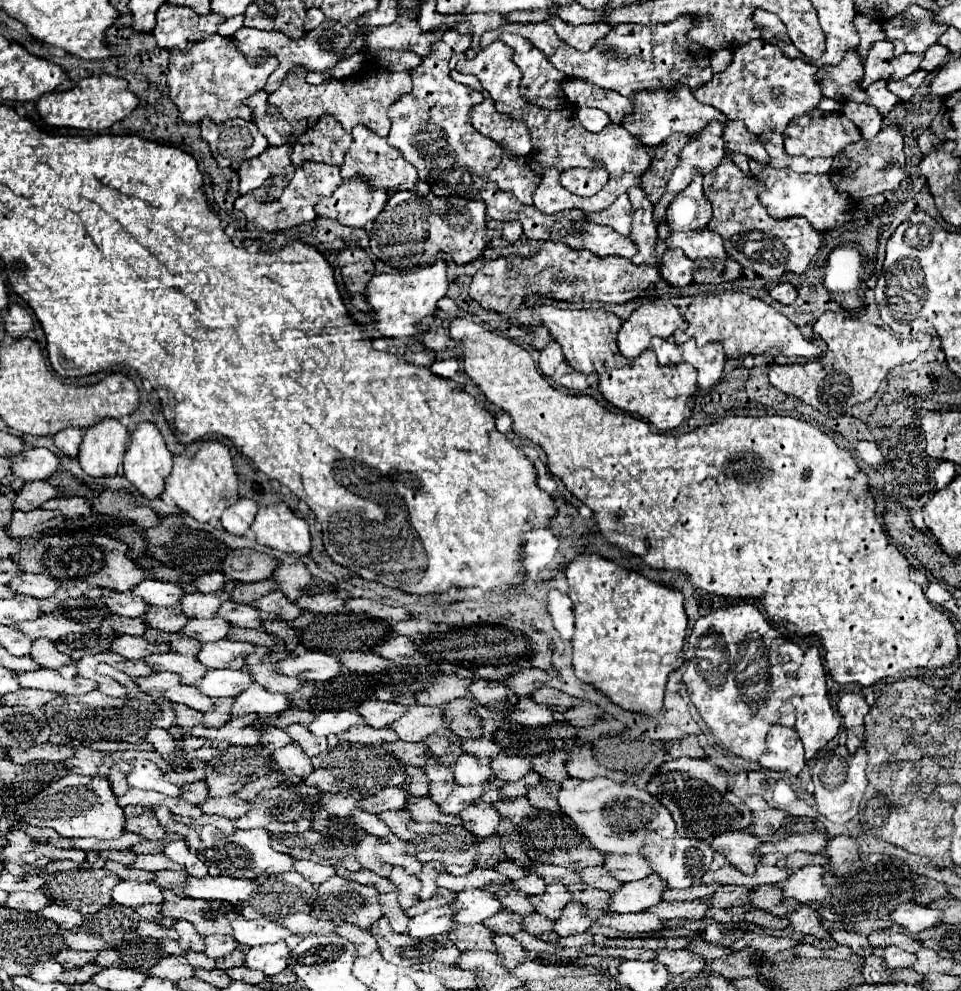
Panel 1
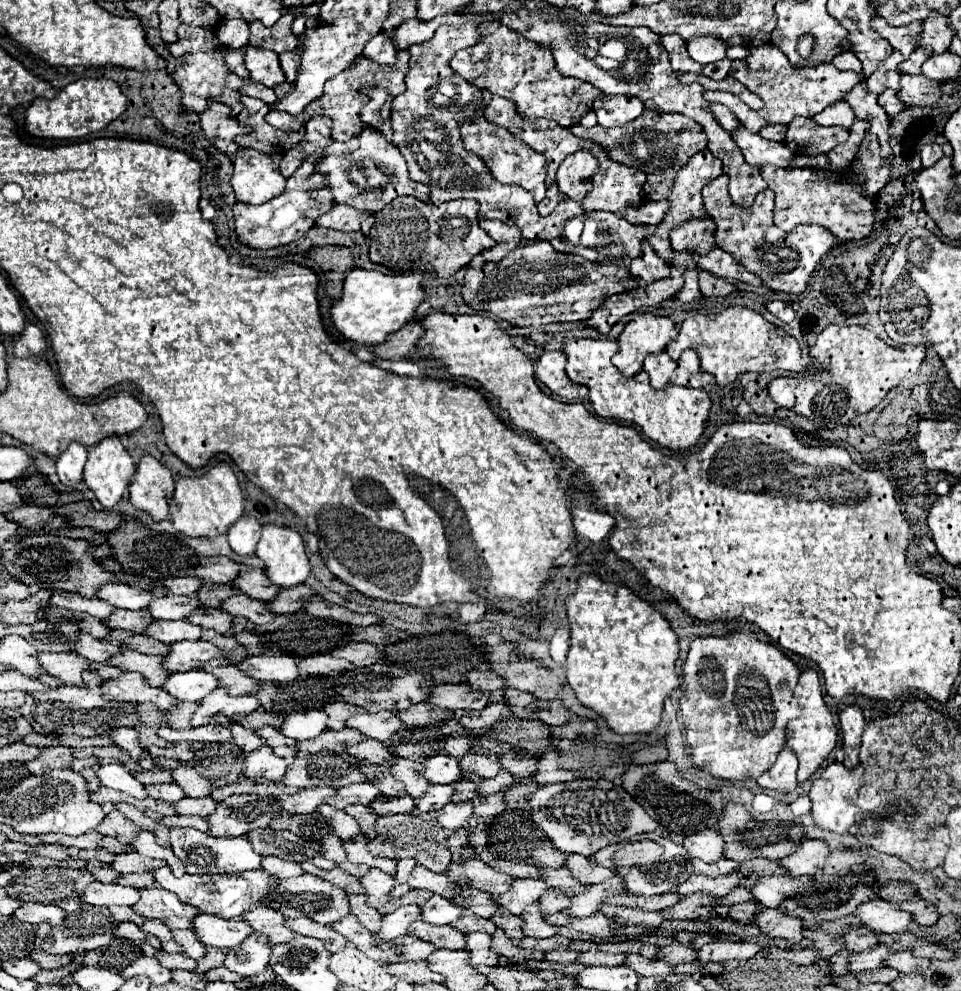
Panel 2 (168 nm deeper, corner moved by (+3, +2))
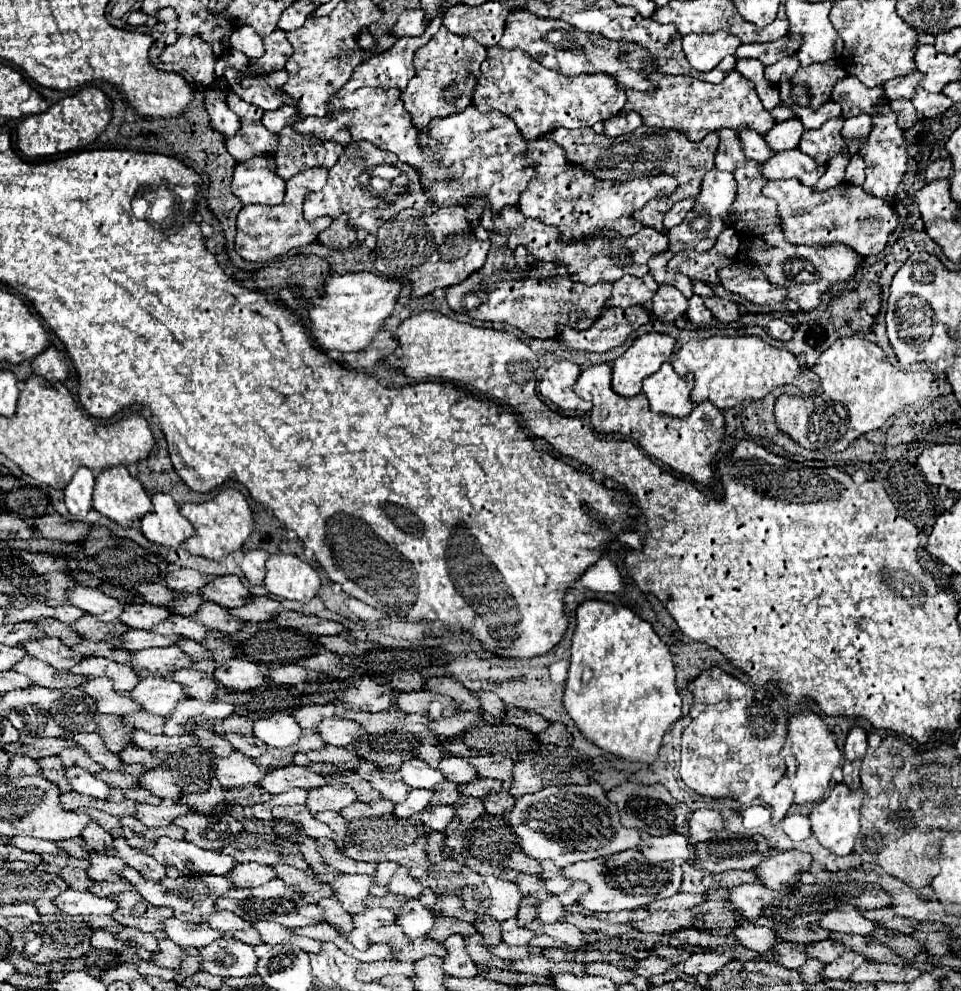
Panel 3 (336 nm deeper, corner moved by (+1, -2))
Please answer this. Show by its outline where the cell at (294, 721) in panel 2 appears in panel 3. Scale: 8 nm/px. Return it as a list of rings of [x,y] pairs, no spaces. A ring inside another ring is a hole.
[[[277,712],[269,718],[257,720],[253,726],[253,734],[269,746],[285,748],[299,742],[299,738],[303,736],[303,728],[291,714]]]

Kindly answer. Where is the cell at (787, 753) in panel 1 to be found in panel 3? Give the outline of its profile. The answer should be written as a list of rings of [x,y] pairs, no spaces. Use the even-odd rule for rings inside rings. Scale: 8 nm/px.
[[[785,774],[783,780],[779,780],[773,788],[765,790],[761,798],[763,798],[763,802],[767,802],[771,806],[773,820],[779,822],[787,814],[791,804],[793,804],[793,790],[789,786],[789,776]]]

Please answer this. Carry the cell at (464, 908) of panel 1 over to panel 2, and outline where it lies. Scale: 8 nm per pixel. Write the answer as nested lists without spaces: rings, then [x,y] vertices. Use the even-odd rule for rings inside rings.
[[[433,894],[423,906],[423,920],[433,924],[433,926],[443,926],[443,924],[451,924],[459,914],[463,914],[463,908],[459,904],[455,904],[453,900],[441,898],[439,894]]]

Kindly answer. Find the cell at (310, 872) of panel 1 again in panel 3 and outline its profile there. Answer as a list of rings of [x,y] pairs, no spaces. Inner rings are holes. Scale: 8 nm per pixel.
[[[239,864],[237,870],[233,870],[229,876],[233,876],[233,880],[237,880],[239,888],[253,888],[253,886],[261,886],[269,880],[275,880],[275,868],[271,866],[263,866],[263,864]]]

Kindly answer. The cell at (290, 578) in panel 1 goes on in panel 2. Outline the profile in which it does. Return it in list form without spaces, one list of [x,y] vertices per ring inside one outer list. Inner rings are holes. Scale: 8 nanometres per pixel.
[[[249,566],[241,568],[237,578],[231,582],[231,586],[237,588],[241,594],[245,594],[245,596],[249,596],[253,600],[261,600],[261,602],[273,600],[273,596],[281,590],[279,586],[273,586],[269,582],[265,570],[249,568]]]

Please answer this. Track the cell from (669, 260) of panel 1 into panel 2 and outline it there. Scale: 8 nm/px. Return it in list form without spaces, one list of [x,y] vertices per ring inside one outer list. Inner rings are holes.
[[[685,270],[683,278],[685,278],[685,286],[683,286],[683,288],[681,288],[681,292],[677,294],[677,298],[679,298],[681,302],[691,304],[691,302],[695,302],[695,300],[699,300],[699,298],[701,298],[699,282],[697,282],[697,272],[695,272],[695,270]]]

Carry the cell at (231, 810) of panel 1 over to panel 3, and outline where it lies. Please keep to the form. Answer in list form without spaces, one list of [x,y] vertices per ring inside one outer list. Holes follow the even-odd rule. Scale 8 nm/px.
[[[163,802],[161,806],[151,806],[151,804],[139,804],[137,806],[137,820],[141,820],[145,826],[167,826],[173,824],[175,818],[187,816],[193,810],[187,804],[177,804],[177,802]]]

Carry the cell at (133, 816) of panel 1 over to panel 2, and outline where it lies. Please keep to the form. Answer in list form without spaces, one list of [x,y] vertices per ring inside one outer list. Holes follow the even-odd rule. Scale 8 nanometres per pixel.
[[[115,808],[109,810],[105,814],[105,818],[99,822],[99,828],[95,828],[99,834],[105,834],[105,836],[113,836],[119,840],[119,844],[129,844],[137,832],[141,828],[137,828],[131,820],[127,820],[123,814],[119,814]]]

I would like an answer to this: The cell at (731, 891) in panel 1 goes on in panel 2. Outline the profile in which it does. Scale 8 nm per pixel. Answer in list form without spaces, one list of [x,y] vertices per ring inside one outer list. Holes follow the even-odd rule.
[[[691,894],[681,898],[675,906],[663,910],[667,920],[697,920],[709,914],[715,906],[715,898],[709,894]]]

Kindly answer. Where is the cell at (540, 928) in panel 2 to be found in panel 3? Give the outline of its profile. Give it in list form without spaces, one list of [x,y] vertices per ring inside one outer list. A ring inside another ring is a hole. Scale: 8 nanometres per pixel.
[[[517,918],[505,920],[501,924],[501,928],[503,928],[503,942],[507,942],[511,946],[525,946],[525,944],[529,944],[535,938],[535,932],[519,926]]]

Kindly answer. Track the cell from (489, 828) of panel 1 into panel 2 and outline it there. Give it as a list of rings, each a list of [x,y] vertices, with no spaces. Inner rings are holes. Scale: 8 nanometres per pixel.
[[[449,802],[445,804],[437,814],[437,822],[445,828],[445,830],[457,830],[461,826],[465,826],[467,818],[473,814],[473,804],[471,802]]]

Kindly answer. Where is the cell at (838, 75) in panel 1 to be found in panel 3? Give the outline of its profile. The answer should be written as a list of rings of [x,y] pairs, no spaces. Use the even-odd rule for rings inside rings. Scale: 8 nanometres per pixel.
[[[885,102],[877,106],[877,112],[875,112],[875,116],[871,114],[871,120],[873,120],[873,130],[869,134],[869,140],[859,150],[861,158],[867,164],[867,170],[865,170],[867,178],[865,178],[863,188],[865,188],[865,192],[881,196],[887,202],[891,202],[891,198],[907,170],[907,150],[905,150],[903,130],[897,128],[897,116],[891,112],[889,104],[885,104]]]

